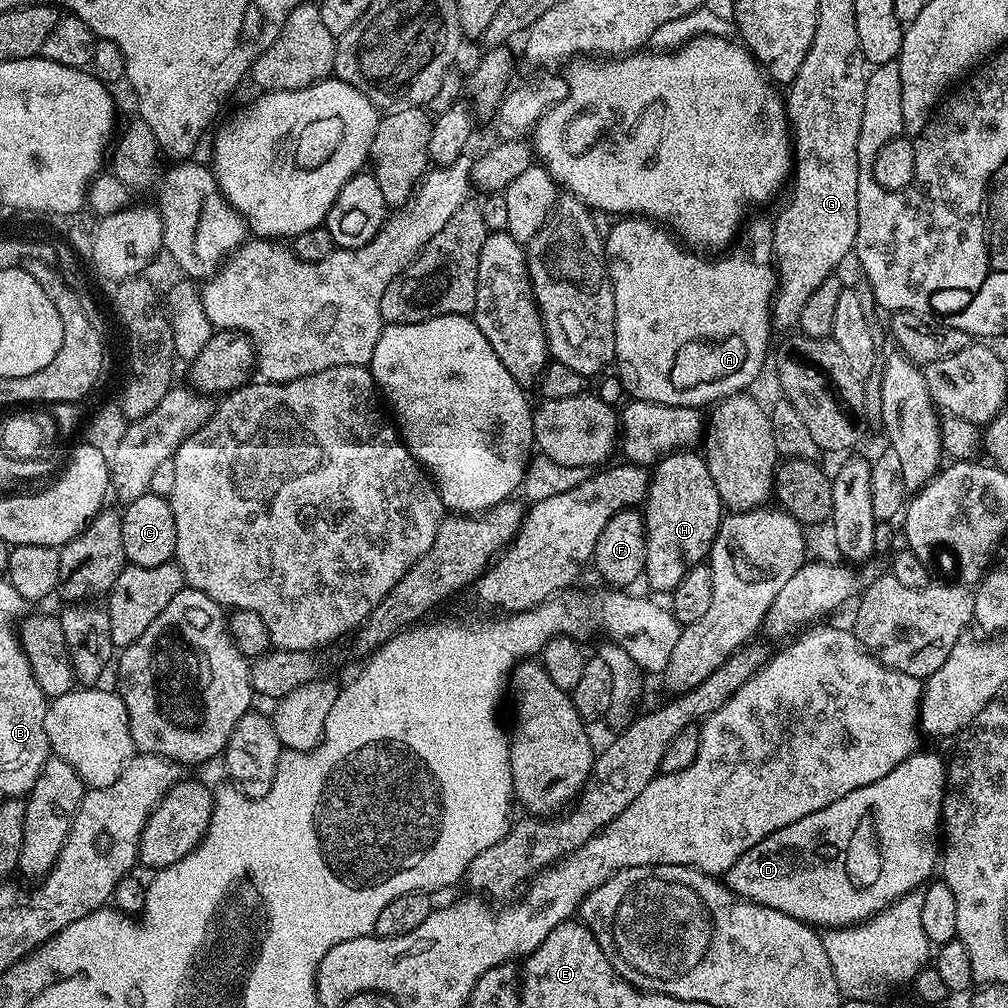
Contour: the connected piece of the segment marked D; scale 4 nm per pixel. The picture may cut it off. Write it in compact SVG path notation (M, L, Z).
M918 750L910 758L906 758L898 766L894 766L894 770L890 770L890 774L886 774L886 778L878 778L878 782L870 782L870 786L862 786L858 790L850 790L850 794L846 794L846 798L838 798L838 802L830 802L830 806L822 806L822 810L814 810L814 814L806 814L806 818L798 818L798 822L790 822L790 826L782 826L782 830L774 830L774 834L770 834L766 838L762 838L762 842L758 842L758 846L750 846L750 850L746 850L746 854L742 854L738 858L738 862L734 862L734 866L730 866L728 872L723 873L723 883L727 884L728 888L741 900L749 900L755 904L761 904L766 906L770 910L778 910L782 914L790 914L790 918L798 918L804 921L806 924L811 924L820 930L827 930L829 928L847 928L850 924L859 924L865 920L876 916L878 913L883 912L888 905L893 904L896 900L901 900L908 892L917 891L929 879L928 875L932 871L937 871L938 857L942 852L942 821L940 819L940 811L944 805L944 778L946 775L946 760L942 755L939 756L936 752L924 752L924 750Z

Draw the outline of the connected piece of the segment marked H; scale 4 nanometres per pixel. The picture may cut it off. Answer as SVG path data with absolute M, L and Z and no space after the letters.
M696 450L659 457L650 472L648 495L642 508L646 526L646 566L643 579L656 592L671 593L686 578L686 570L705 563L720 529L722 505L710 478L708 461Z

